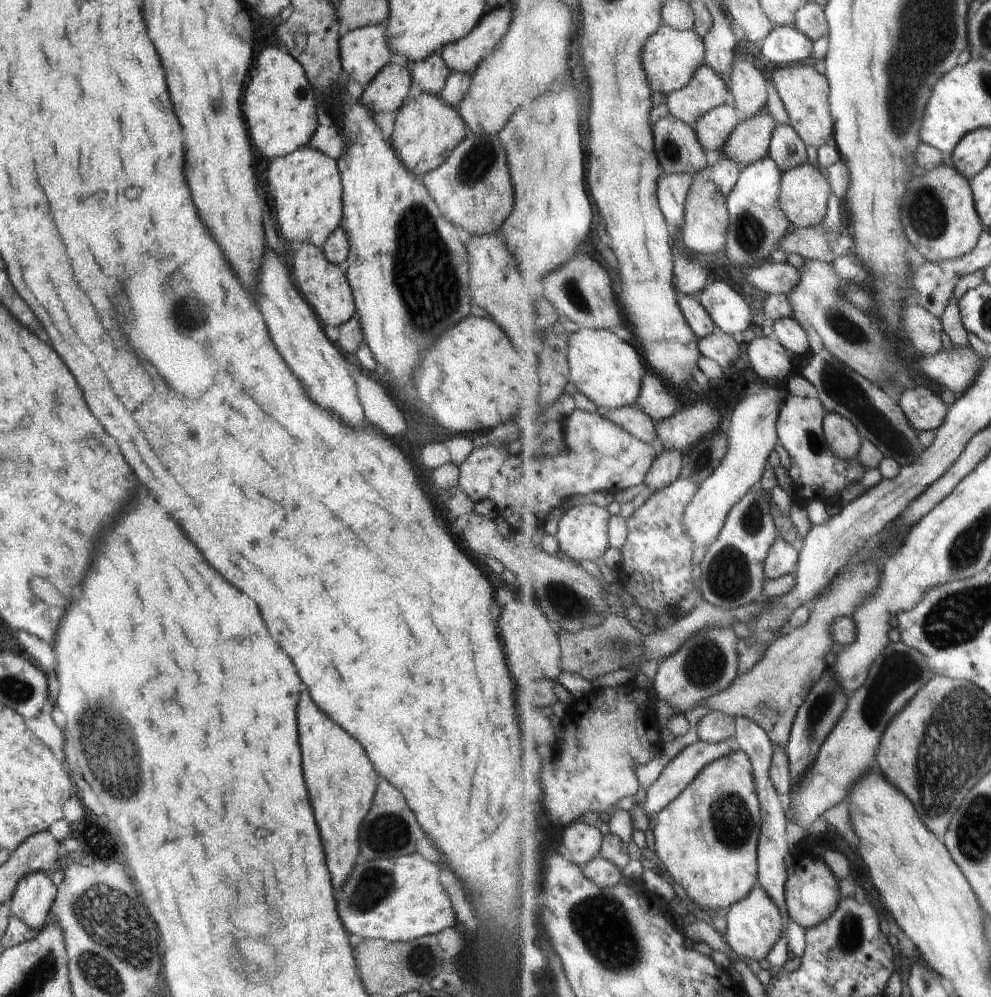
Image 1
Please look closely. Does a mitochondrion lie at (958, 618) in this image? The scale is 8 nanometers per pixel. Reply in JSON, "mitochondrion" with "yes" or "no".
{"mitochondrion":"yes"}

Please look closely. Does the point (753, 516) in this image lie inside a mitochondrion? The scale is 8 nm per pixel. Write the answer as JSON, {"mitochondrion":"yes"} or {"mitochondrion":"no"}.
{"mitochondrion":"yes"}

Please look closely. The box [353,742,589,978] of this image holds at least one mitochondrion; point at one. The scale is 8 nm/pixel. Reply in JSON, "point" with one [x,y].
{"point":[395,829]}

